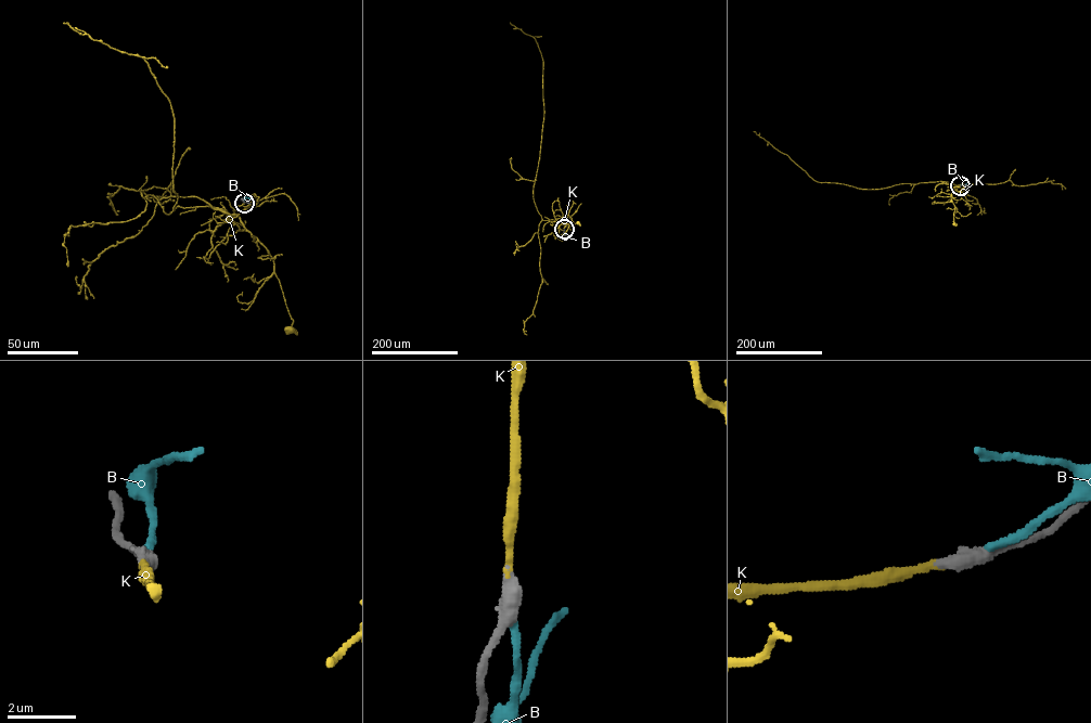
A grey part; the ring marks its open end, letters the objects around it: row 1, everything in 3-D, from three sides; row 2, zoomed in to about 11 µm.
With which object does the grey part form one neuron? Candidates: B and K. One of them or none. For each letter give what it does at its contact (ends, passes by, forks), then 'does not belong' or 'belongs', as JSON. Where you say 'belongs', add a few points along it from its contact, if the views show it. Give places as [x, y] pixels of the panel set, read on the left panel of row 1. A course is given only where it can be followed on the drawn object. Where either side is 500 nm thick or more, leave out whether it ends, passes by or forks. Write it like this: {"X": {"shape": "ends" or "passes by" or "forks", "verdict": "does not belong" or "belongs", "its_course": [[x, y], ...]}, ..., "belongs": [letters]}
{"B": {"shape": "ends", "verdict": "does not belong"}, "K": {"shape": "ends", "verdict": "belongs", "its_course": [[244, 203], [234, 212], [272, 258], [293, 321], [292, 326], [297, 334], [289, 330]]}, "belongs": ["K"]}

